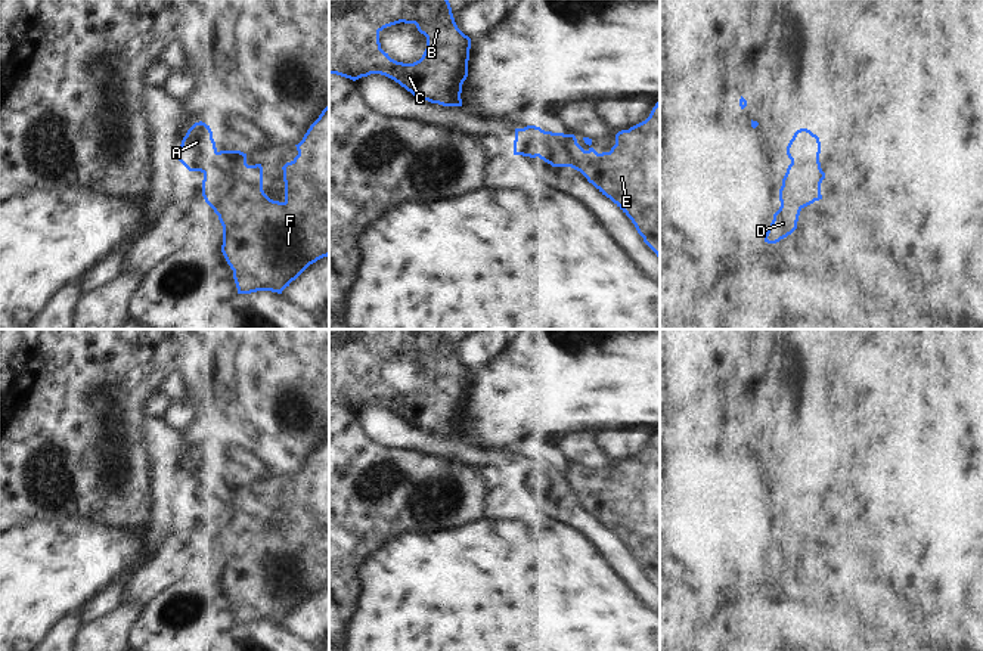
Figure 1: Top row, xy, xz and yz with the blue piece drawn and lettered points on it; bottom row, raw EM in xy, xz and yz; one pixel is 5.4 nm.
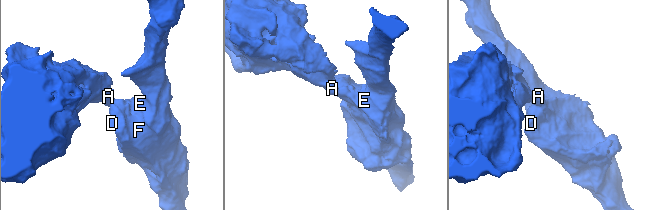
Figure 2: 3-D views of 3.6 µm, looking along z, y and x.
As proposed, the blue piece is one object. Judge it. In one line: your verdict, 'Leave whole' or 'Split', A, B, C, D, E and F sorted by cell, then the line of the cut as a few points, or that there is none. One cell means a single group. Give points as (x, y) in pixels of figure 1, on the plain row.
Split. Groups: A B C / D E F. Split along xz (540, 459), (540, 480), (536, 486)

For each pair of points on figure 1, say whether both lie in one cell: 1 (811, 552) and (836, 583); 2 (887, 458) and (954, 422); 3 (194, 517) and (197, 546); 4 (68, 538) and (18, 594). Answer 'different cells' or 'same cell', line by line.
1: same cell
2: same cell
3: different cells
4: same cell

